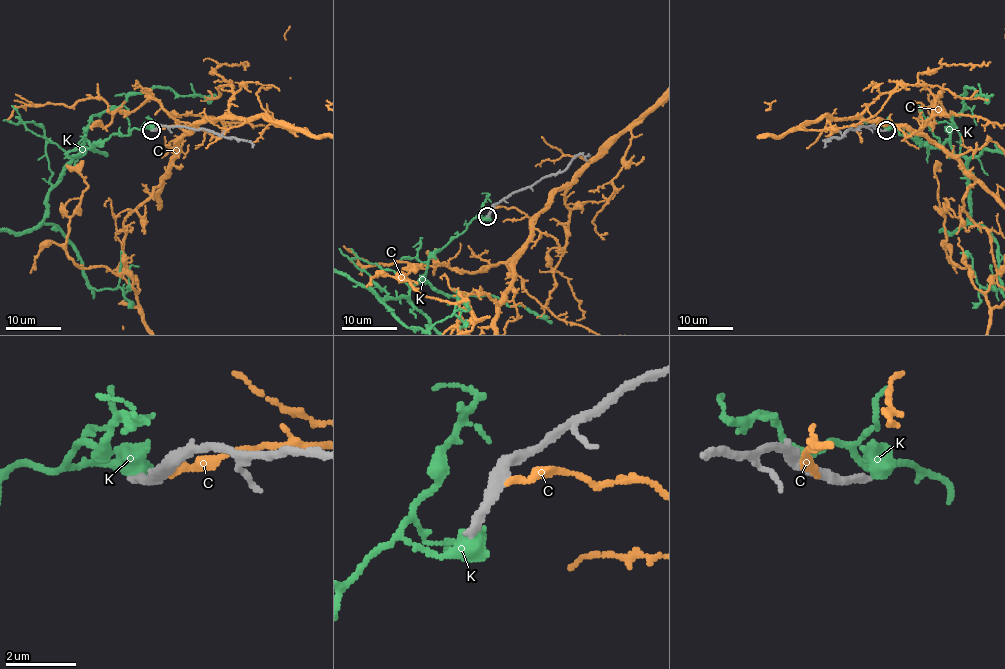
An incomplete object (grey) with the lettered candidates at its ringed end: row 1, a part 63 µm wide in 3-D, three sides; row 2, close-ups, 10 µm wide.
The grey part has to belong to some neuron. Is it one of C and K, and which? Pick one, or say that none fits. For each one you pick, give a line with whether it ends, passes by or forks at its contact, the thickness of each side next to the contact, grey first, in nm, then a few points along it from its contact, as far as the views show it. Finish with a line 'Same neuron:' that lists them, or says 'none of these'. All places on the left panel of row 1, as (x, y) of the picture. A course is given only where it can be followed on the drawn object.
Same neuron: none of these

